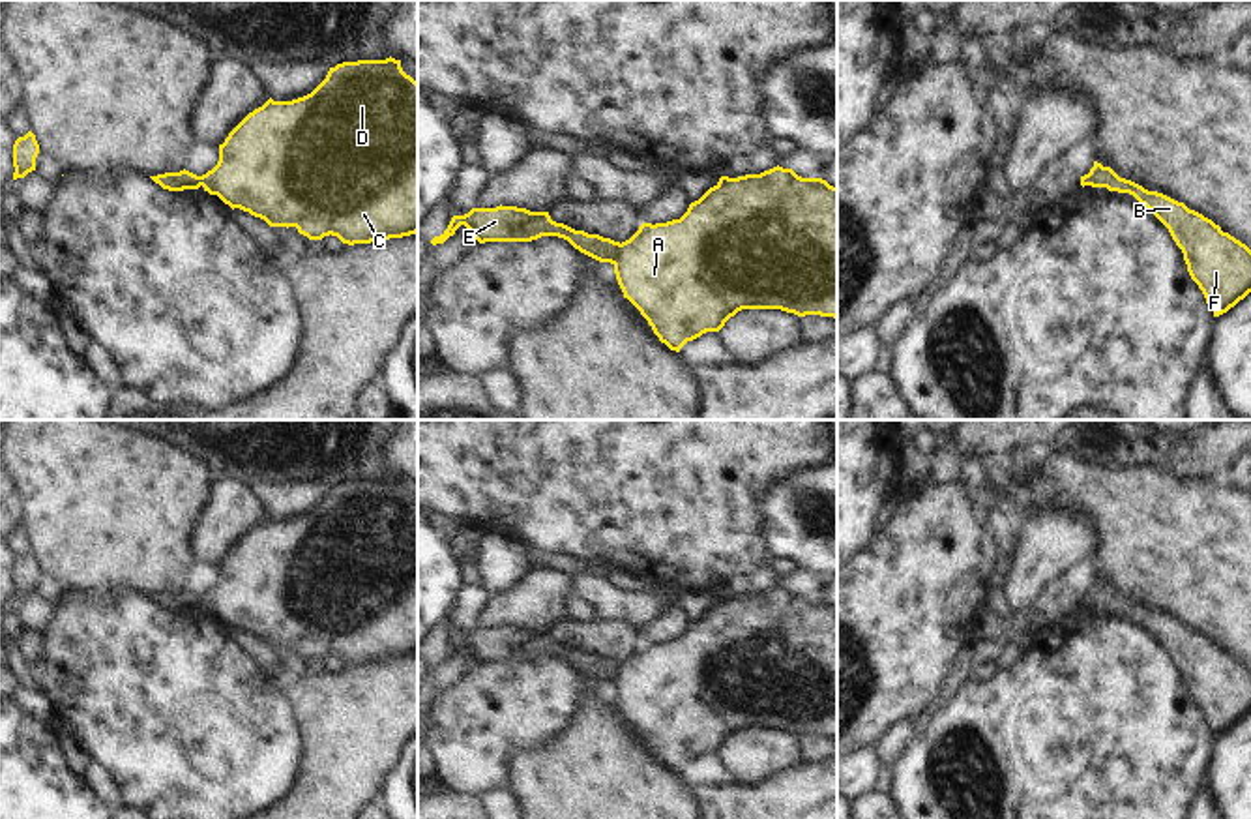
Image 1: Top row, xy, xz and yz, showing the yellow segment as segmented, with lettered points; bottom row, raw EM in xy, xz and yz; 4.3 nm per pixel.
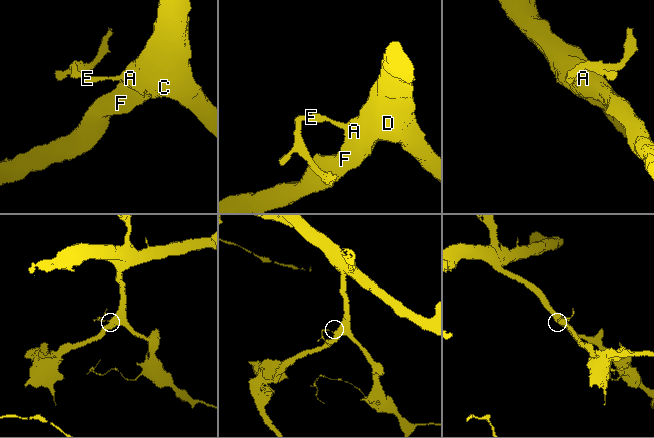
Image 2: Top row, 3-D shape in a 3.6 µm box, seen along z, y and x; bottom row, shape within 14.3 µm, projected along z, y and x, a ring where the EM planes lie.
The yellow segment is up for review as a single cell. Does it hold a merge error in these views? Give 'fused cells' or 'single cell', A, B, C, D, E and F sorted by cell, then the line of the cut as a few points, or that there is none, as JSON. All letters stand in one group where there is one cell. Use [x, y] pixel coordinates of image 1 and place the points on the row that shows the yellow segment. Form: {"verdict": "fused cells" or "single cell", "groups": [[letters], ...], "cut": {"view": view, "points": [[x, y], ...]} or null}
{"verdict": "fused cells", "groups": [["A", "B", "C", "D", "F"], ["E"]], "cut": {"view": "xz", "points": [[620, 244], [613, 263]]}}

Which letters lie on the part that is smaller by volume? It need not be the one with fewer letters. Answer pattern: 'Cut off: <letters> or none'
Cut off: E.

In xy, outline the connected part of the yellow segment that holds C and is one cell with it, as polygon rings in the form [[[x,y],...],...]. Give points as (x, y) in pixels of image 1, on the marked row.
[[[391,56],[337,64],[311,94],[292,101],[270,97],[249,112],[219,144],[219,161],[200,176],[200,186],[232,210],[249,212],[270,227],[296,227],[309,240],[331,234],[354,246],[416,234],[418,82]]]

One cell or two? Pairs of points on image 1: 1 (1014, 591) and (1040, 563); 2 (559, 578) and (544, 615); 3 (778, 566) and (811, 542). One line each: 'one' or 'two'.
1: one
2: one
3: two

